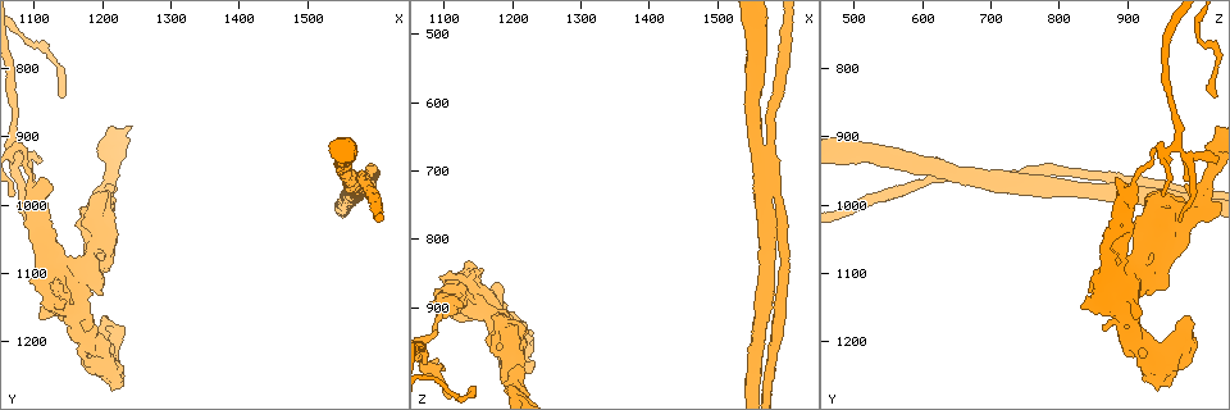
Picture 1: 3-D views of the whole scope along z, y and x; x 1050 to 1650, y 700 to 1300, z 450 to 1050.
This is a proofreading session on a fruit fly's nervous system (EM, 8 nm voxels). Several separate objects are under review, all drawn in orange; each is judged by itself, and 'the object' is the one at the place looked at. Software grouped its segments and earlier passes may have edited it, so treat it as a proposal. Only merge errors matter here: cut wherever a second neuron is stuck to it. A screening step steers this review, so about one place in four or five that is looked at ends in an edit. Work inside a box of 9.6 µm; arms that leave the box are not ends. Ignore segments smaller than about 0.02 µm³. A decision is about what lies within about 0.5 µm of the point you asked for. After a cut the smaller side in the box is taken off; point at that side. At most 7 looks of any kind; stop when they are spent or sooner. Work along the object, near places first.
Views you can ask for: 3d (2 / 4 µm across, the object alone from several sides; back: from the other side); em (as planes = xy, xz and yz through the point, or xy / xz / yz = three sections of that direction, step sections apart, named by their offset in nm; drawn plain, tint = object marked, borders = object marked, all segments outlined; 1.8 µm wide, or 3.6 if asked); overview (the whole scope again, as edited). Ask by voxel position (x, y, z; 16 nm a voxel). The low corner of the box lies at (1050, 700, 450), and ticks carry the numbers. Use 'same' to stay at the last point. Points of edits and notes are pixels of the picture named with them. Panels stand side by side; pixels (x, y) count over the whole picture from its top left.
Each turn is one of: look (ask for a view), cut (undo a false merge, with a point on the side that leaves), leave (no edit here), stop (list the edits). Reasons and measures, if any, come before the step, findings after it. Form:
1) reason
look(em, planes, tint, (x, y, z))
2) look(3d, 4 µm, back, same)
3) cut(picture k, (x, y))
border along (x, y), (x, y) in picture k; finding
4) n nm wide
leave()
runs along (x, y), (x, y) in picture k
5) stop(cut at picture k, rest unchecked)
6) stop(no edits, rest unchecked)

a fork
look(em, planes, tint, (1110, 1040, 875))

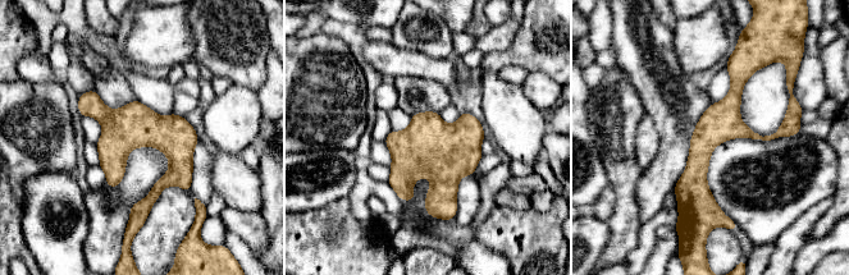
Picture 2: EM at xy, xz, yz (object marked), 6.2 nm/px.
leave()
one neuron here

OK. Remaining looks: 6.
four or more arms meet
look(3d, 2 µm, (1190, 1200, 925))

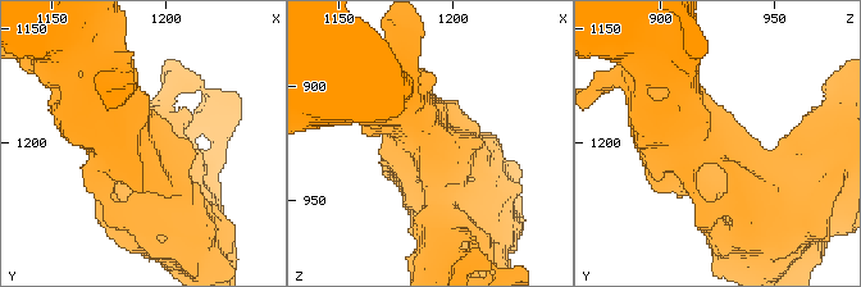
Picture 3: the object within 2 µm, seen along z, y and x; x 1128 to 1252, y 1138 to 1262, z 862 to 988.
now the EM
look(em, planes, tint, (1192, 1196, 928))

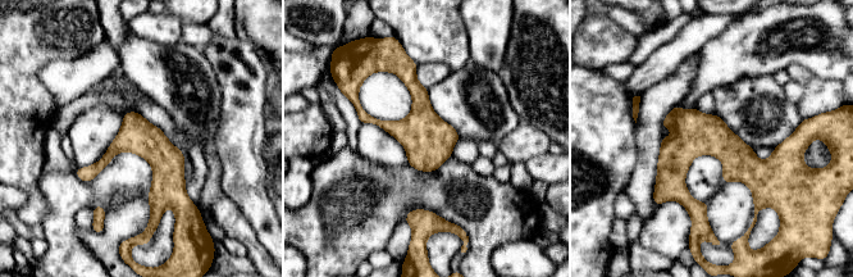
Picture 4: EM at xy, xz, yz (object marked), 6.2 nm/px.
leave()
runs along (790, 148), (746, 166), (696, 146), (657, 193) in picture 4; one neuron here

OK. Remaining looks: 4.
side arm on a straight run
look(3d, 4 µm, (1200, 1025, 950))

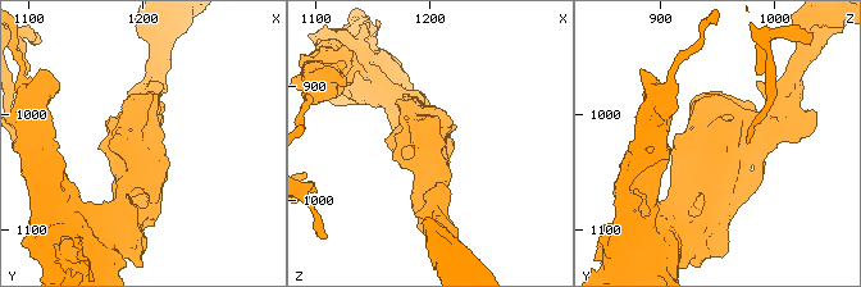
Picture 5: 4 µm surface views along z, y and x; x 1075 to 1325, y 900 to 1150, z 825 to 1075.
shape alone is not enough
look(em, 3.6 µm, xy, step 8, tint, (1200, 1024, 946))

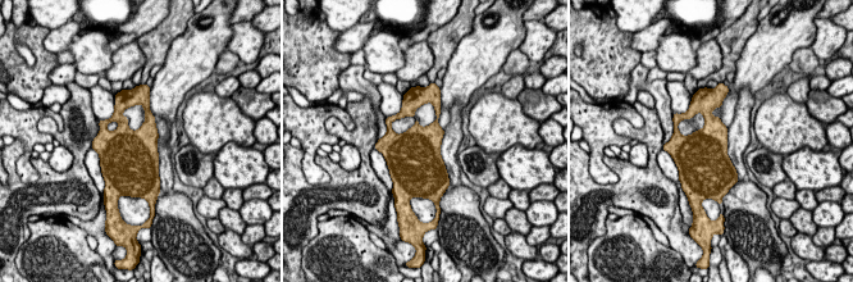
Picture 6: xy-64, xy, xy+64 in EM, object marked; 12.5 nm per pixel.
leave()
all the same neuron

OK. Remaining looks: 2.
stop(no edits, rest unchecked)

